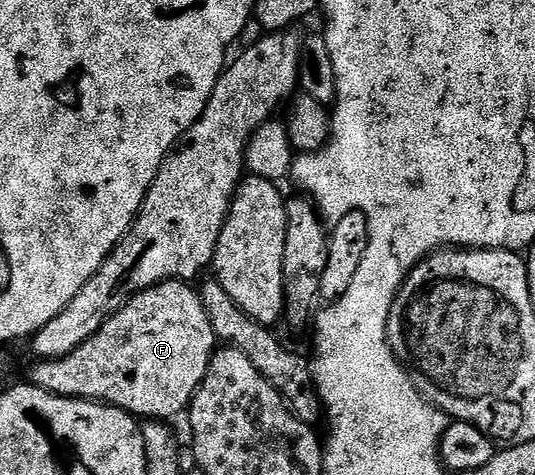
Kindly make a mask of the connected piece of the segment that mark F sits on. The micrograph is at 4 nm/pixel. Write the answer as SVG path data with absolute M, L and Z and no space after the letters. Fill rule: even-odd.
M165 280L163 284L136 293L116 315L100 326L96 334L92 334L92 338L88 338L88 342L72 350L72 354L58 360L38 360L28 376L29 383L57 396L111 404L113 408L122 408L143 421L173 421L173 416L181 412L183 415L189 409L216 351L214 331L208 322L208 314L204 314L202 297L190 288L193 287L181 280Z

